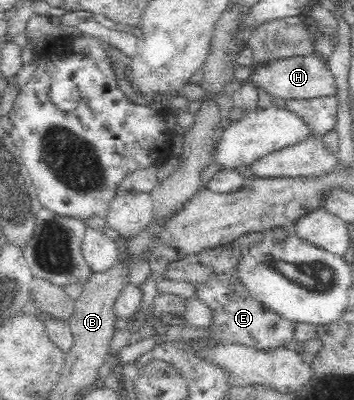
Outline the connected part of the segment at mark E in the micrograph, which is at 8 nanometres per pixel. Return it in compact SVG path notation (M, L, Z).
M228 244L213 250L193 253L183 258L171 260L164 272L167 278L191 282L197 285L197 296L204 300L214 310L213 325L223 329L223 334L211 339L233 339L257 348L283 346L285 342L293 341L293 323L279 314L271 312L265 305L251 298L240 284L234 283L234 291L229 291L232 278L226 274L230 266L236 261L241 251L237 246Z

